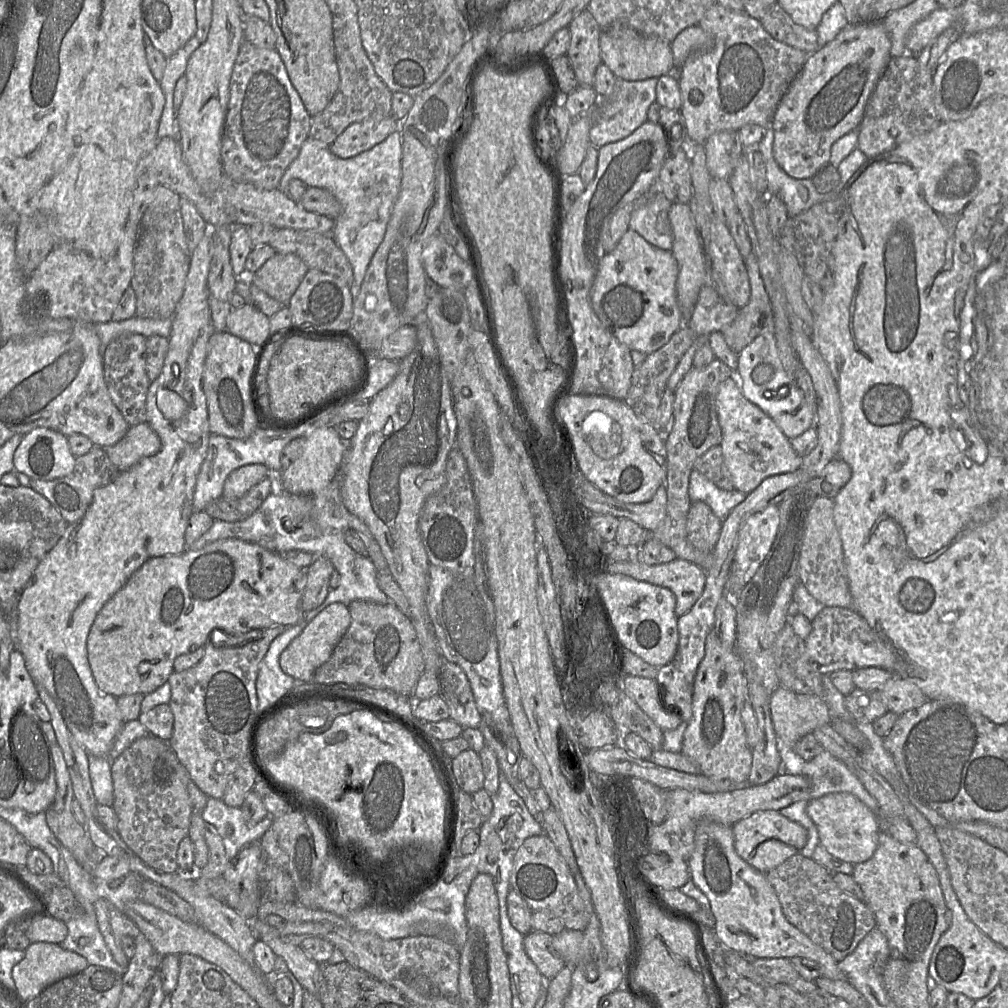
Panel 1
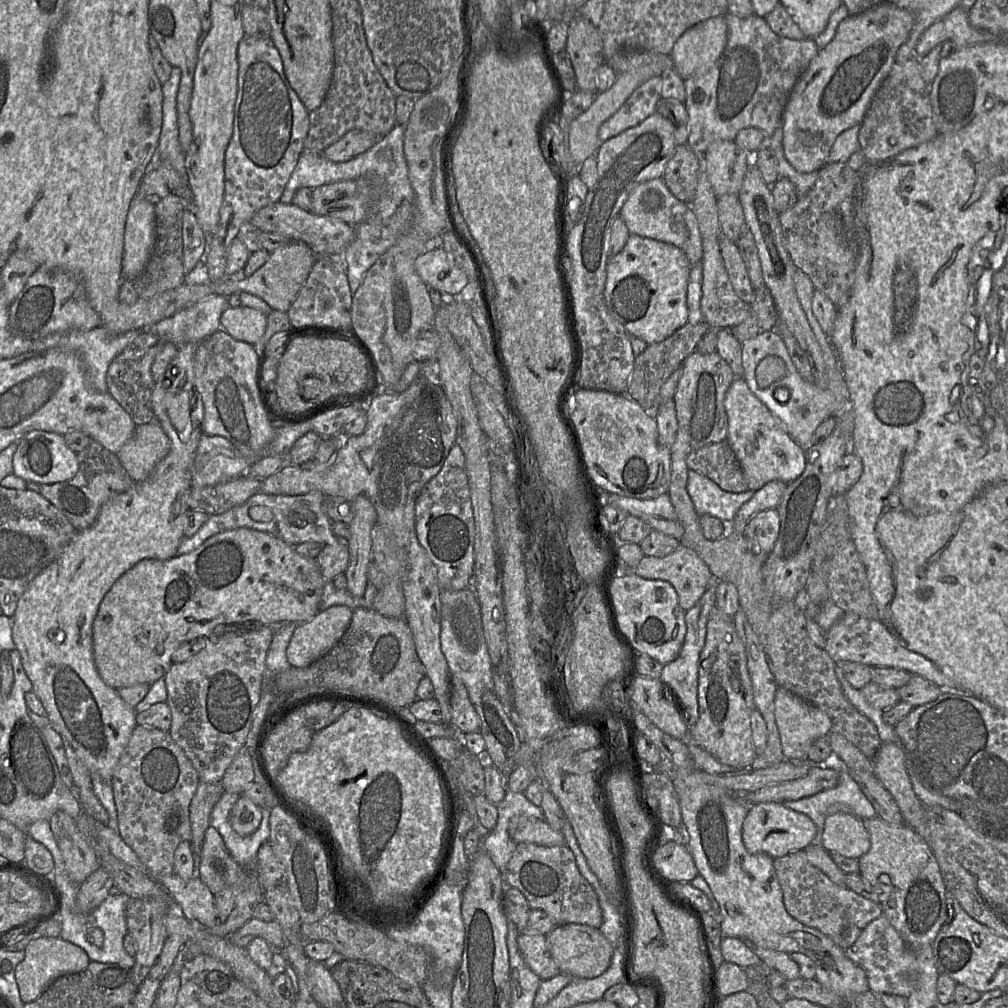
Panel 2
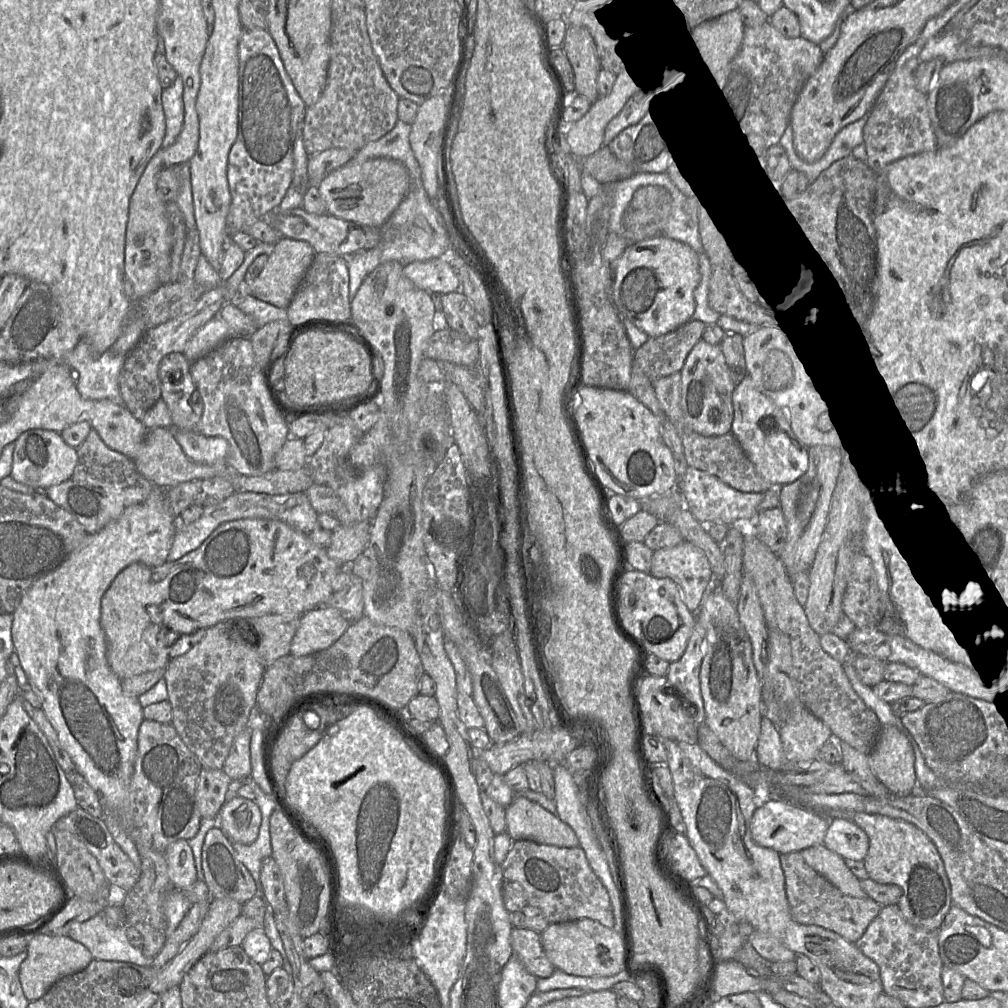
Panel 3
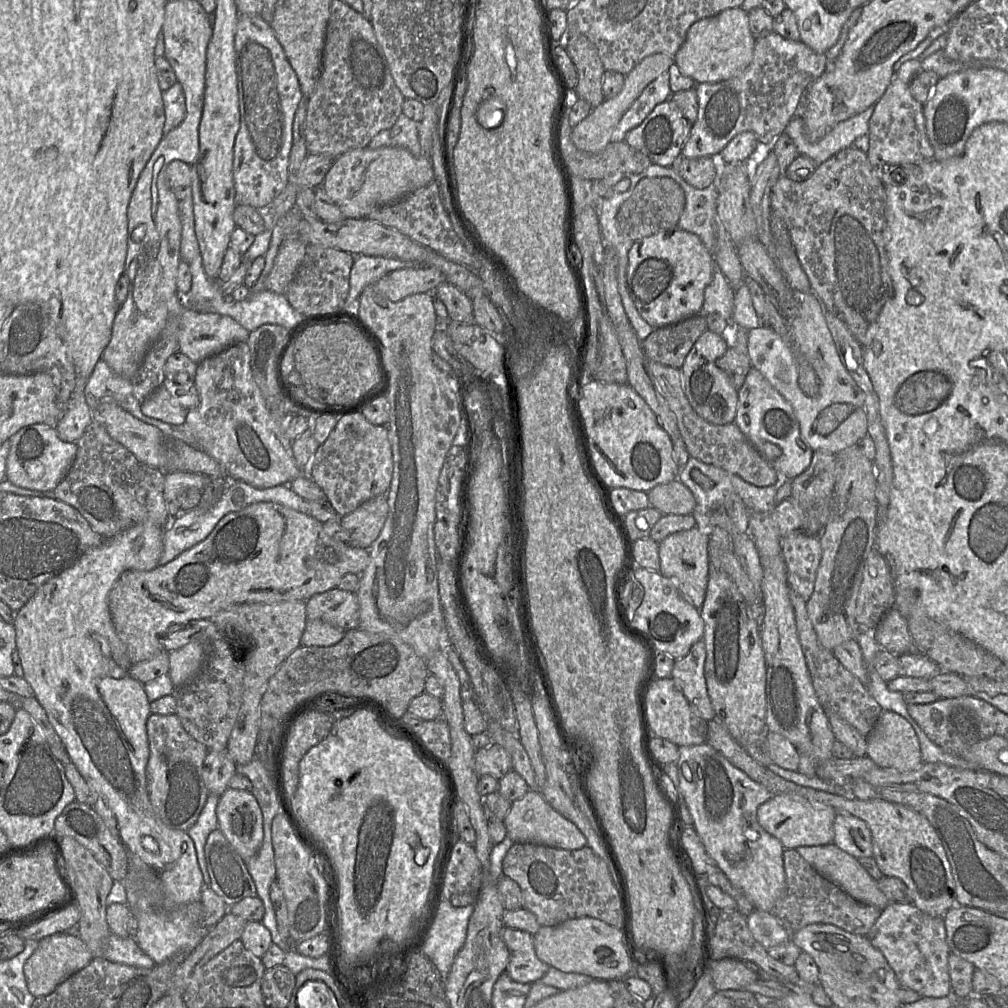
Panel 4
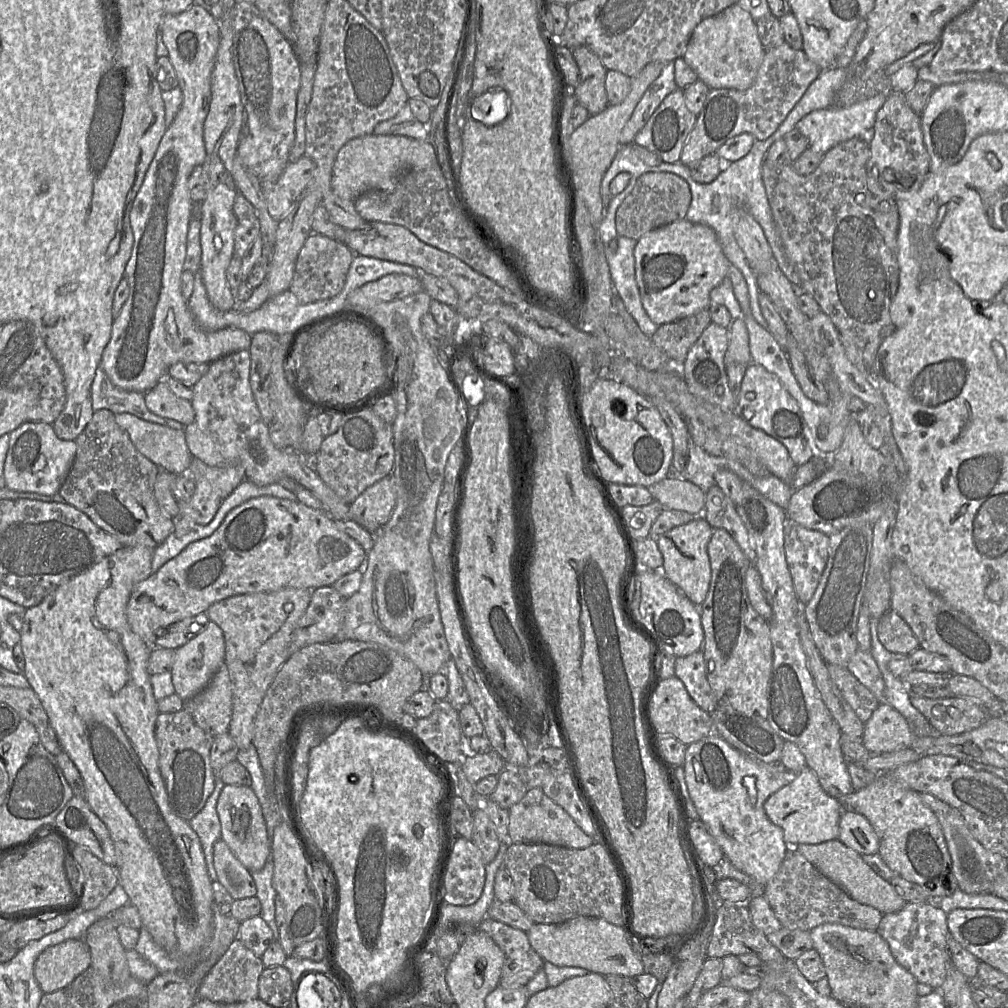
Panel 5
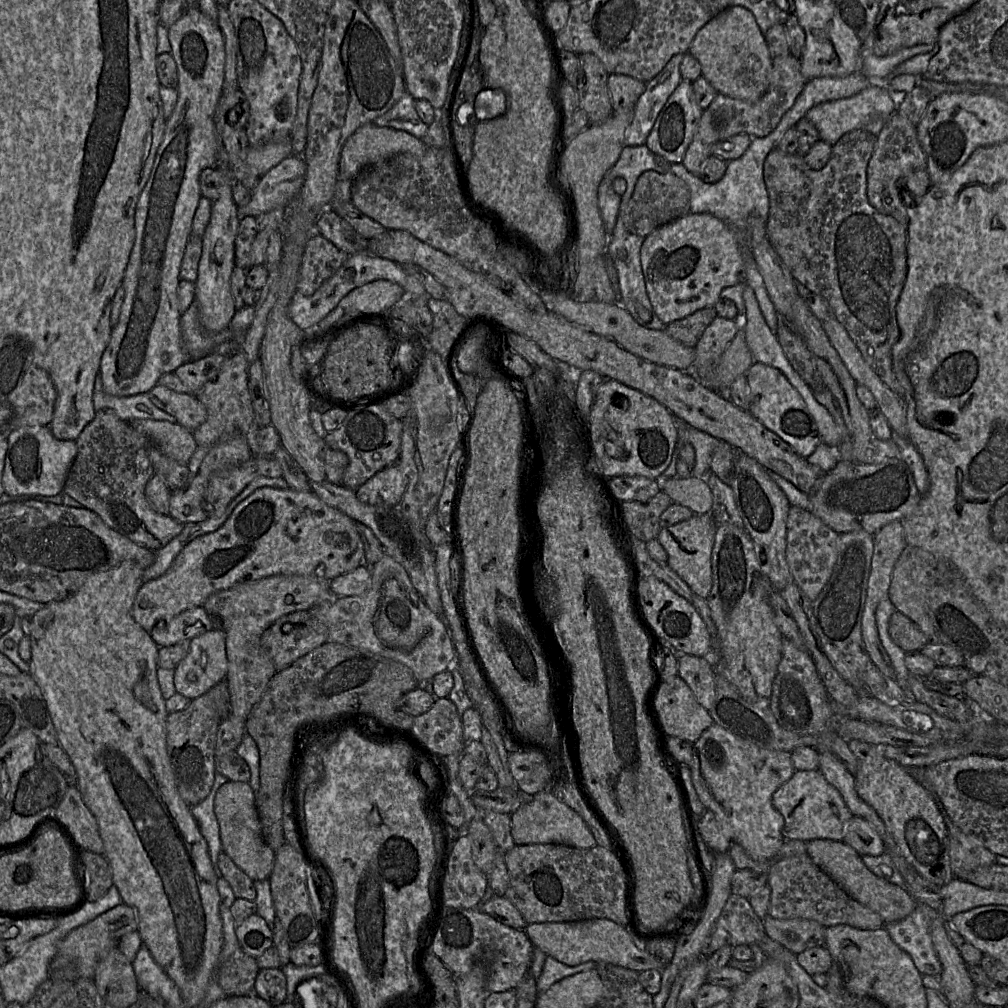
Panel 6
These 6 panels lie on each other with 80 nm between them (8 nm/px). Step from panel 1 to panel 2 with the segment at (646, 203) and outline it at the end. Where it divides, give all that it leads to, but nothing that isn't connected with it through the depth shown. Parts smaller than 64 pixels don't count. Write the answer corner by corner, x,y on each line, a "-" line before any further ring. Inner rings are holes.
660,177
635,187
622,207
619,216
624,220
630,234
669,243
682,249
688,239
685,214
689,208
690,204
677,199
667,188
662,177
-
650,190
657,191
662,197
660,207
654,211
648,211
644,208
644,195

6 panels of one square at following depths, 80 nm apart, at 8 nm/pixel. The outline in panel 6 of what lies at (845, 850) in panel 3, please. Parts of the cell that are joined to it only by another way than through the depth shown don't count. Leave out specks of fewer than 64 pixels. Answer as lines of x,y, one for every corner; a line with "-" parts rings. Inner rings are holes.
853,816
844,828
843,842
860,856
879,856
886,852
883,840
873,826
863,818

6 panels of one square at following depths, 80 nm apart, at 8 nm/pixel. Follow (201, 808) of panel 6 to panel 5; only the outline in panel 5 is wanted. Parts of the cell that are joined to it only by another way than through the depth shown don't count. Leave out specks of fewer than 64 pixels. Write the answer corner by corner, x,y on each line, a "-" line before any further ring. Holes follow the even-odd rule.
217,777
213,792
208,797
202,810
190,821
191,828
197,833
205,856
207,871
210,880
218,881
213,863
214,844
221,838
221,824
217,814
216,805
225,783

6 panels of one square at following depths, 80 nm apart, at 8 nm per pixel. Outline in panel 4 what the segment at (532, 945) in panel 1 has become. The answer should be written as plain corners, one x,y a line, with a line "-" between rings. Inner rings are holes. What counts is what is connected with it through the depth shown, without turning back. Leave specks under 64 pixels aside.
504,925
501,938
510,954
505,972
513,980
534,983
546,974
550,966
536,955
533,934

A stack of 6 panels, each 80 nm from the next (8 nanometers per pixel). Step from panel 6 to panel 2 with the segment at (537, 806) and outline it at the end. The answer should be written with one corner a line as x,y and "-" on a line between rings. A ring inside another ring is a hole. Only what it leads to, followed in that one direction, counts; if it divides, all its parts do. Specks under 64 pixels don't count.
517,815
508,824
510,837
518,844
523,842
542,846
565,845
561,831
553,830
544,819

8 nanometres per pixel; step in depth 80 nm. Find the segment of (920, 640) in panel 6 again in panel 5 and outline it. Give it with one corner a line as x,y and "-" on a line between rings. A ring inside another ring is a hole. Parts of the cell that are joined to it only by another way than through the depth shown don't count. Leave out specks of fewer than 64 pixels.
893,609
880,619
877,635
882,645
891,653
910,654
919,648
919,641
912,629

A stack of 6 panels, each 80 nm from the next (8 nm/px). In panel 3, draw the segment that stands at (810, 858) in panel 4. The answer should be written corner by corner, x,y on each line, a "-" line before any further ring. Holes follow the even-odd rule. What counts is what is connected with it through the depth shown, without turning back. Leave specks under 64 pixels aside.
824,844
805,848
800,852
812,869
824,876
843,893
856,898
868,897
861,888
860,879
848,868
845,859

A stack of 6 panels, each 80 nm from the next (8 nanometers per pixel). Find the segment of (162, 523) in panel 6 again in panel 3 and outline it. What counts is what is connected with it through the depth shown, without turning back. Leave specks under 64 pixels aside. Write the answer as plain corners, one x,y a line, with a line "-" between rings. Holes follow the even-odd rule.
92,428
84,442
77,448
77,456
78,461
72,476
66,481
47,488
46,496
69,512
88,534
100,531
119,518
126,508
143,503
156,488
160,488
140,474
131,458
110,449

